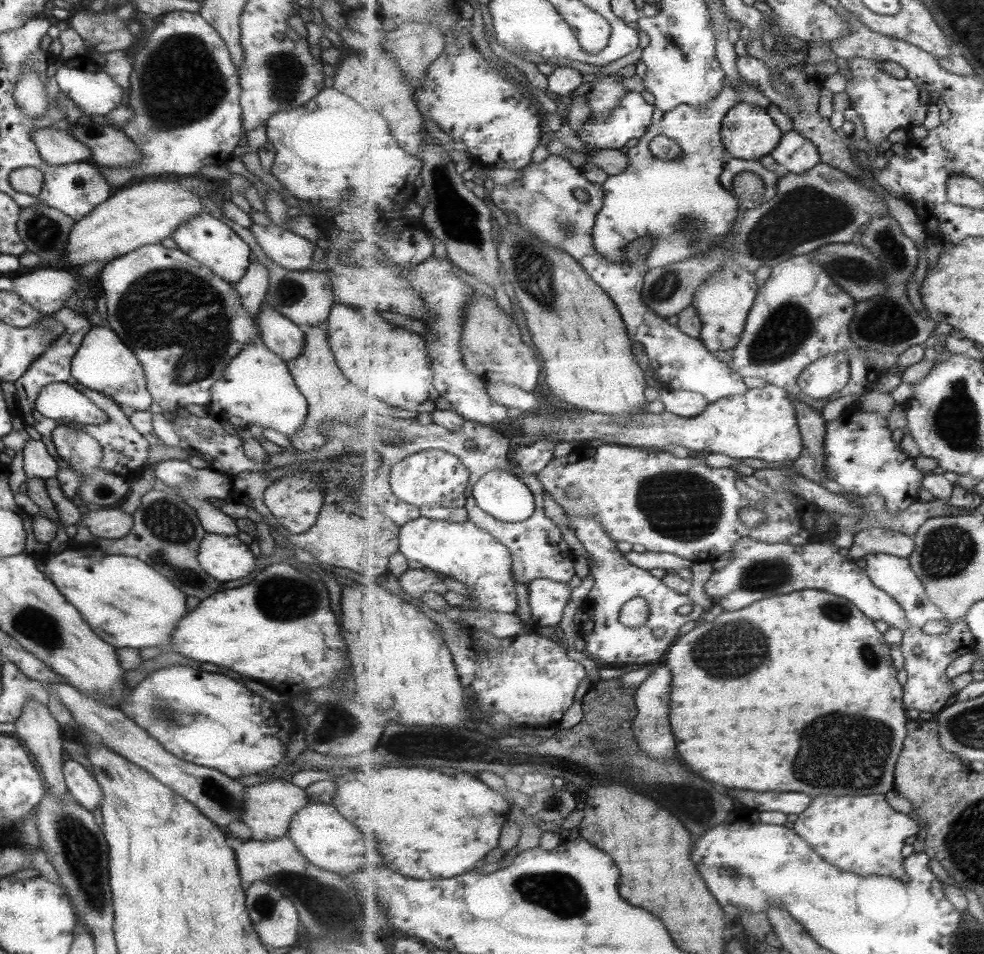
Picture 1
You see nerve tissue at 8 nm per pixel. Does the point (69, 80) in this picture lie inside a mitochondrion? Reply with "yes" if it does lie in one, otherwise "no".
no

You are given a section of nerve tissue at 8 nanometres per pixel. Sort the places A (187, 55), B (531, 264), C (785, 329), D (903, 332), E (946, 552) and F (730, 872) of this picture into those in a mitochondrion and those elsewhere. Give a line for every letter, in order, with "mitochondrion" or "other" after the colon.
A: mitochondrion
B: mitochondrion
C: mitochondrion
D: mitochondrion
E: mitochondrion
F: mitochondrion

